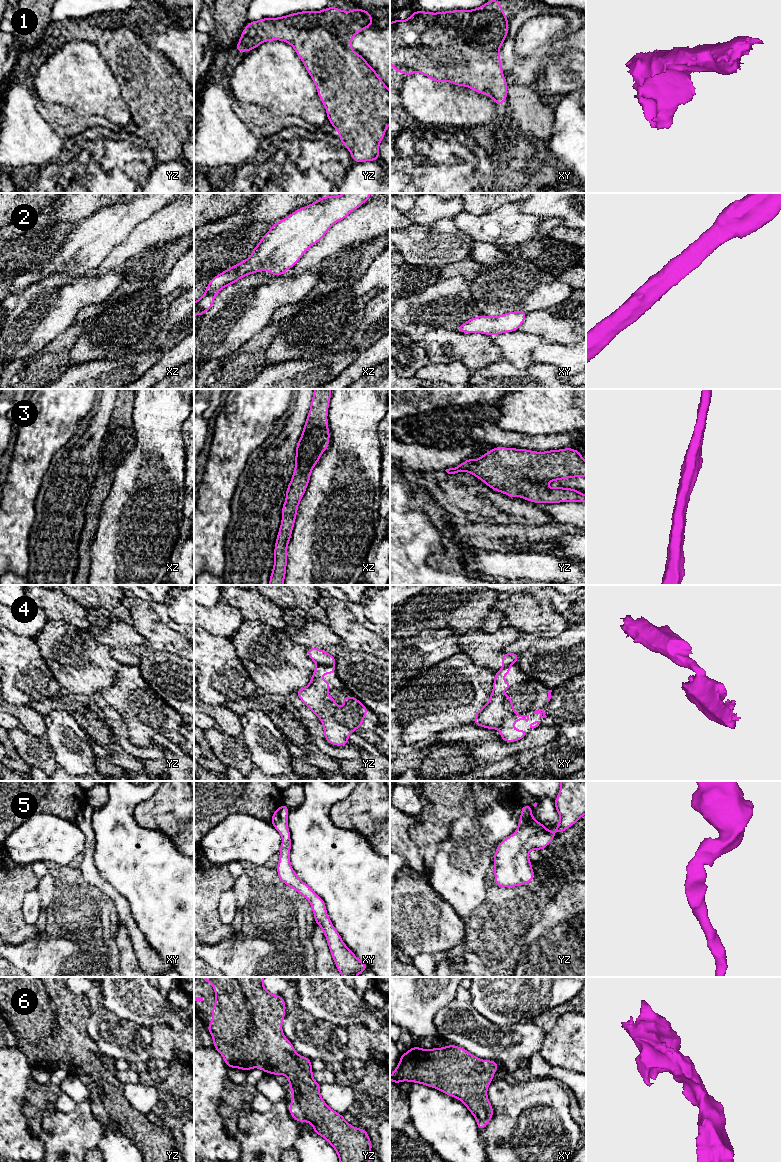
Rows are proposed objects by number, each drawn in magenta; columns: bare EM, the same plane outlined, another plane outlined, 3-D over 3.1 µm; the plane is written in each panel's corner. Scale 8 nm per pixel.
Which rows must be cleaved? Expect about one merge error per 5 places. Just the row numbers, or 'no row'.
4

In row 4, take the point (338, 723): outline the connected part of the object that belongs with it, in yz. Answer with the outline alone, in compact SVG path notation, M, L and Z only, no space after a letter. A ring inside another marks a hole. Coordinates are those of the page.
M317 665L311 676L310 683L303 689L298 689L296 694L306 707L308 707L321 721L324 730L325 740L335 746L348 745L348 735L363 725L363 719L368 709L357 698L346 696L340 700L346 704L346 708L342 709L335 704L336 700L328 696L328 690L331 684L327 680L323 680L321 674L336 674L333 666Z

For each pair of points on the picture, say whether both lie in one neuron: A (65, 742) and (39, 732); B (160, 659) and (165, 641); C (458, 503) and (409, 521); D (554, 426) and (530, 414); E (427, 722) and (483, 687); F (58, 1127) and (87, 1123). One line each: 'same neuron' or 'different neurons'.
A: different neurons
B: different neurons
C: different neurons
D: same neuron
E: same neuron
F: same neuron

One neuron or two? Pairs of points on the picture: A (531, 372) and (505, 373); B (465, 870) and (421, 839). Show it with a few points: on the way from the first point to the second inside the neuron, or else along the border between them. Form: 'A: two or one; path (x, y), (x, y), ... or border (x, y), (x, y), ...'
A: one; path (525, 373), (511, 373)
B: two; border (452, 823), (449, 826), (448, 835), (440, 843)

